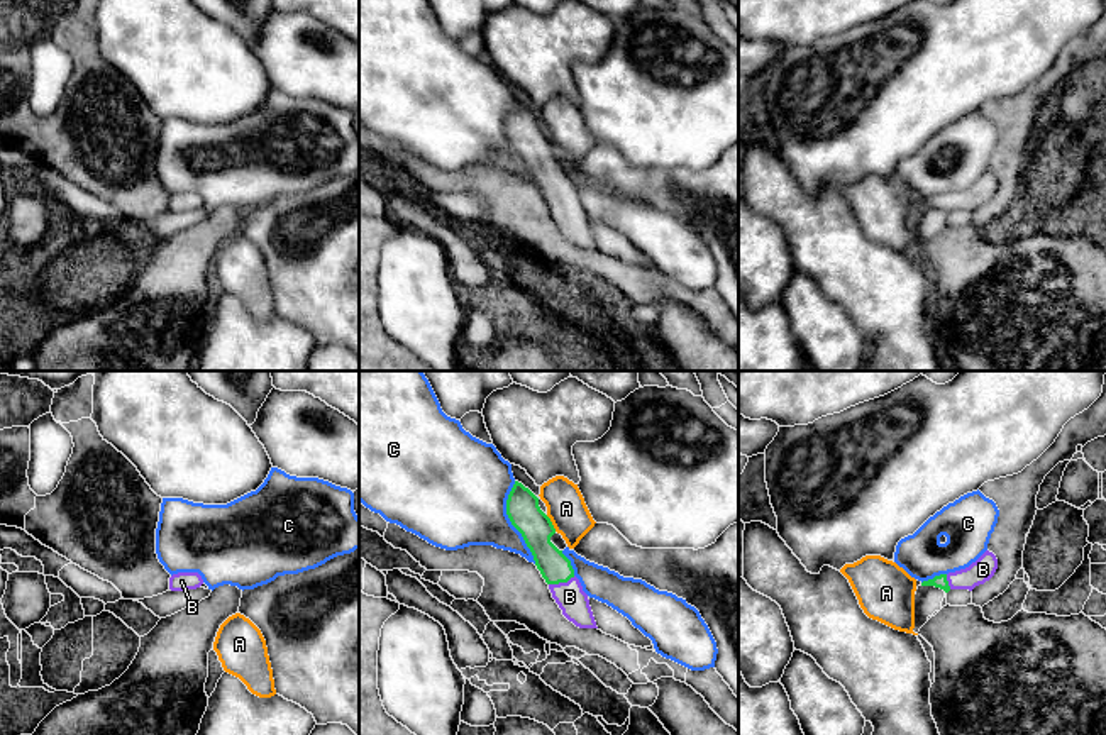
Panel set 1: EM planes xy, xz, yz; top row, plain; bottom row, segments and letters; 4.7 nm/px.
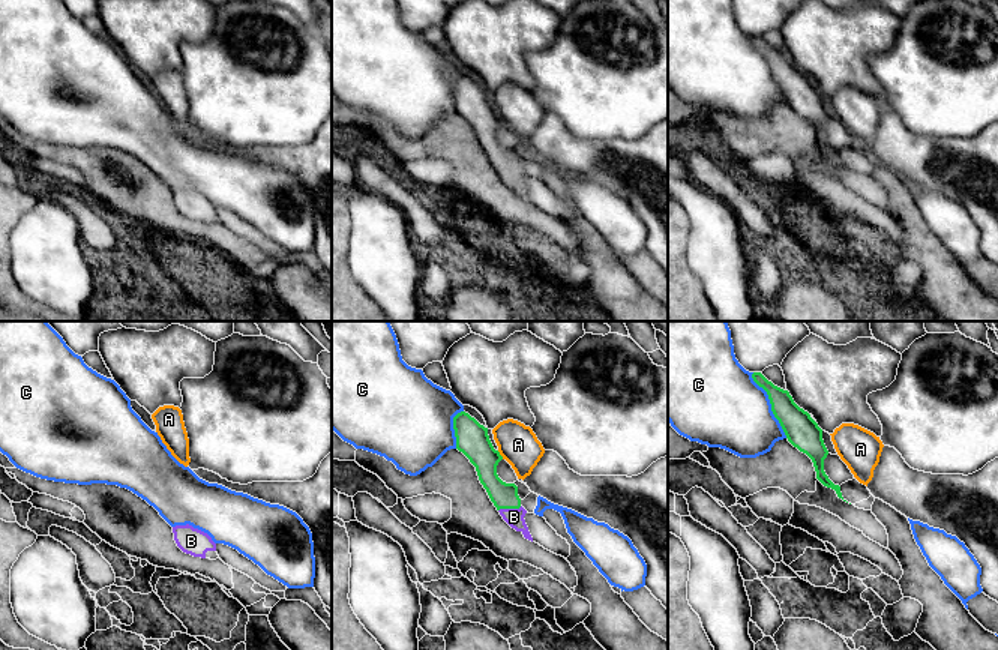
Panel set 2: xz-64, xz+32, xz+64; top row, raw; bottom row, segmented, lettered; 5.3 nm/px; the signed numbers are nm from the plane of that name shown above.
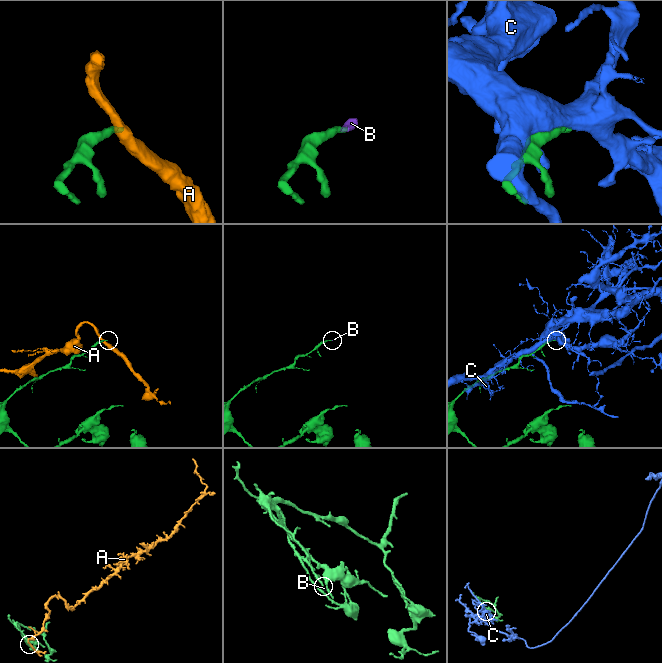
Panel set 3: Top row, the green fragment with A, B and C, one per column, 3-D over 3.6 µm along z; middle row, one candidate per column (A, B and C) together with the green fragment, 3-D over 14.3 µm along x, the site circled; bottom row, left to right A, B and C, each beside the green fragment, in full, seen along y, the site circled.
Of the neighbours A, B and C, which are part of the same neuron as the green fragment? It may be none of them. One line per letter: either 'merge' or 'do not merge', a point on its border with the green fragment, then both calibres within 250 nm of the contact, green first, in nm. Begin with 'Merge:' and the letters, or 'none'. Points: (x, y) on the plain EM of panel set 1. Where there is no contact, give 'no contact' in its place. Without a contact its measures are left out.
Merge: B
A: do not merge; contact xz (551, 144); calibres 160 and 190 nm
B: merge; contact xz (561, 202); calibres 150 and 140 nm
C: do not merge; contact xz (510, 141); calibres 160 and 420 nm

